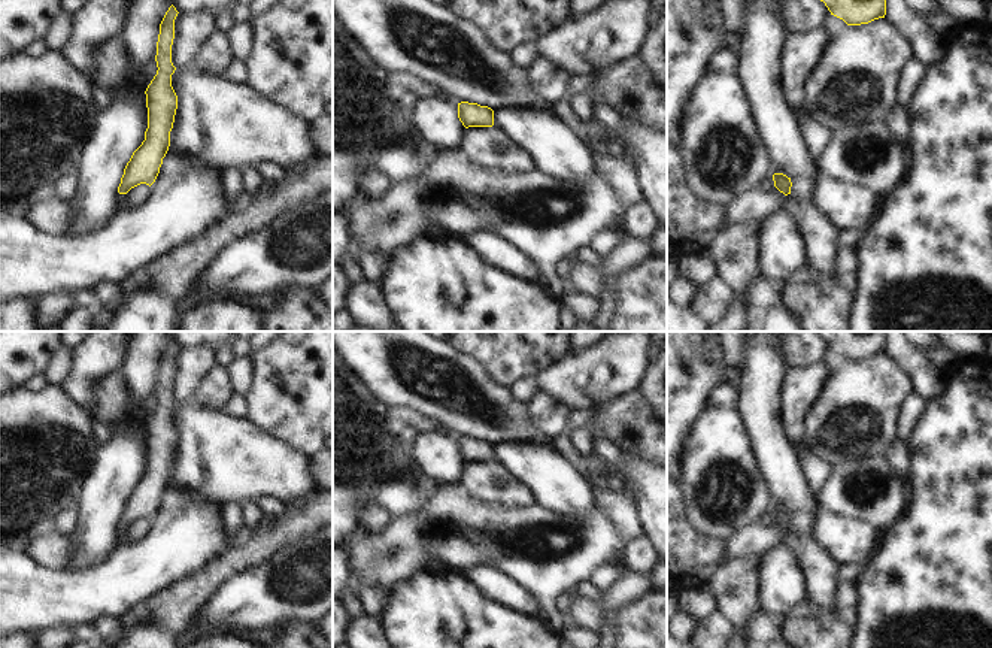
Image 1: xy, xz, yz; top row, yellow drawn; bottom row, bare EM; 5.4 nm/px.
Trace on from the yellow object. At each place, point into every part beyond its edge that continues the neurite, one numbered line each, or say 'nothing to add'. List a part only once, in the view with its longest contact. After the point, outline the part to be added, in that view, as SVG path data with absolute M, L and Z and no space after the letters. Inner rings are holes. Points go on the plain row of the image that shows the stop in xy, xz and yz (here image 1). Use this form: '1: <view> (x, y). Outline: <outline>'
nothing to add.

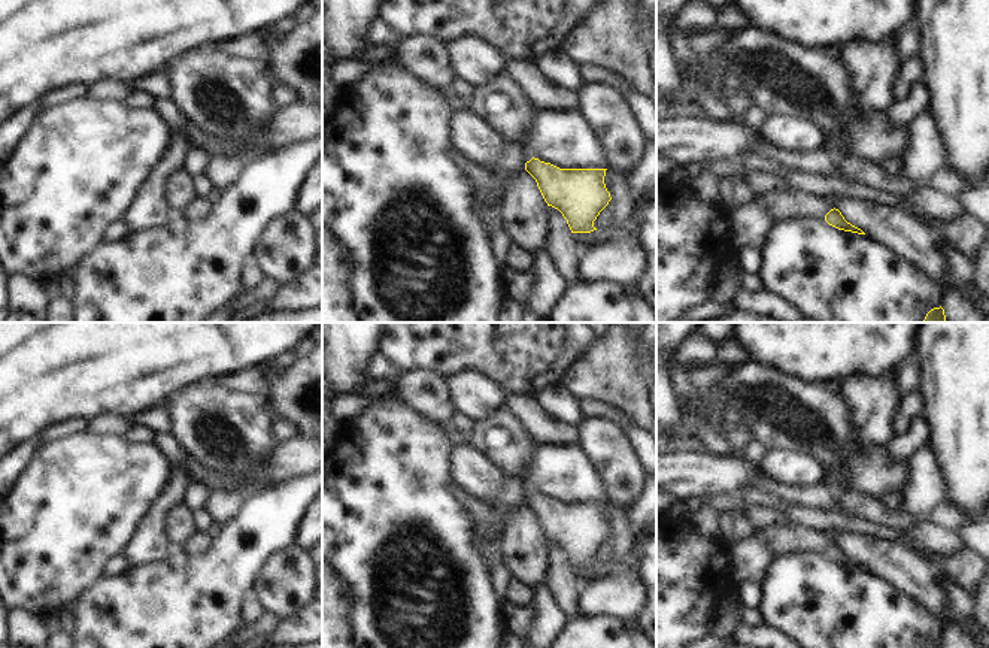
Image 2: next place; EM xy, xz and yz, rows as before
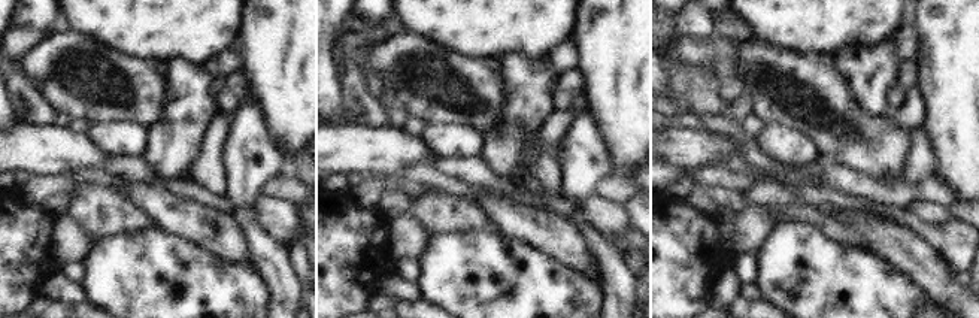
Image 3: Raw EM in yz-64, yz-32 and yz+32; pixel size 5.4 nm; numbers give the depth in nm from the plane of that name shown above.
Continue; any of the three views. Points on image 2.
1: yz (795, 538). Outline: M800 524L756 530L756 535L761 535L779 557L797 551L814 551L825 555L825 549L834 543L828 533L810 530Z

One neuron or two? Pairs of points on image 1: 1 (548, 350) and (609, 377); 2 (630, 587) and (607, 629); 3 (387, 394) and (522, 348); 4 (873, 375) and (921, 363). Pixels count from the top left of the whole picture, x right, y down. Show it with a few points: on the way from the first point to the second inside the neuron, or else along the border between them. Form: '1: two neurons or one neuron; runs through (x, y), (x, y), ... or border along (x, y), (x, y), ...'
1: two neurons; border along (572, 351), (548, 365), (534, 378)
2: one neuron; runs through (619, 597), (609, 608), (607, 618)
3: two neurons; border along (452, 347), (467, 354), (491, 379), (503, 387)
4: two neurons; border along (883, 353), (906, 372), (913, 390)

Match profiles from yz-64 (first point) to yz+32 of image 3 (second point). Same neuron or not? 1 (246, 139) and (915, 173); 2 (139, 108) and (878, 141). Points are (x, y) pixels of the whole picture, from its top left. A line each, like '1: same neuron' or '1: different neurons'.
1: same neuron
2: same neuron

